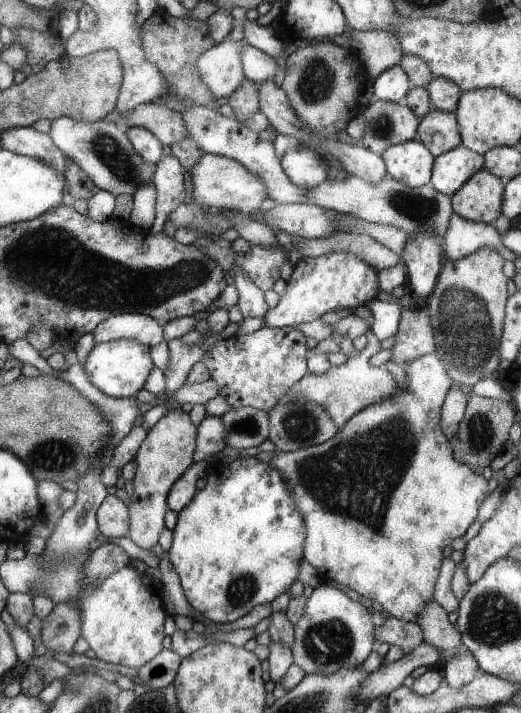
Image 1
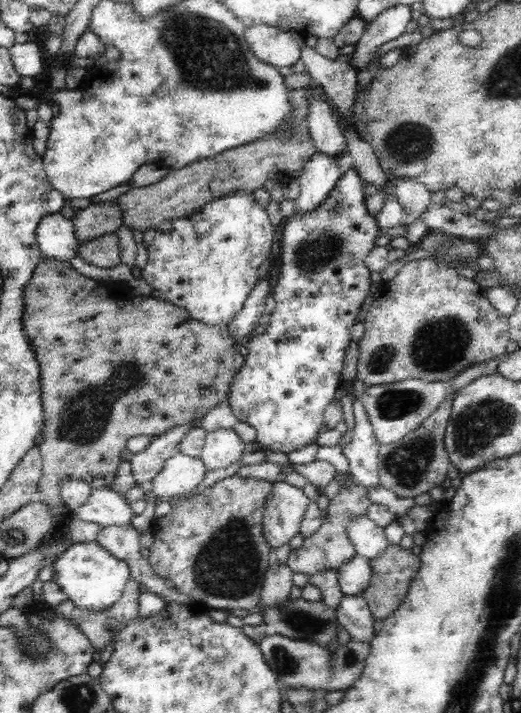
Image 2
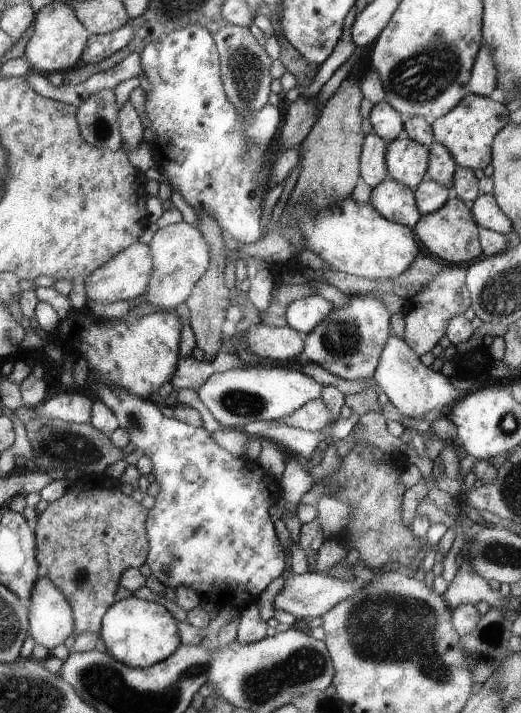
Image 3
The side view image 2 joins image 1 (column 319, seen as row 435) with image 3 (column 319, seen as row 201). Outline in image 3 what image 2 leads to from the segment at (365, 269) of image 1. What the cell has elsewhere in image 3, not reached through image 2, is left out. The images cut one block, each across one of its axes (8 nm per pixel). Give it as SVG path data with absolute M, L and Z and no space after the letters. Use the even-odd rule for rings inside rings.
M358 292L350 296L342 307L334 306L332 312L312 330L304 341L300 358L317 364L334 376L344 380L368 380L377 372L382 350L385 349L390 330L390 308L371 292Z

